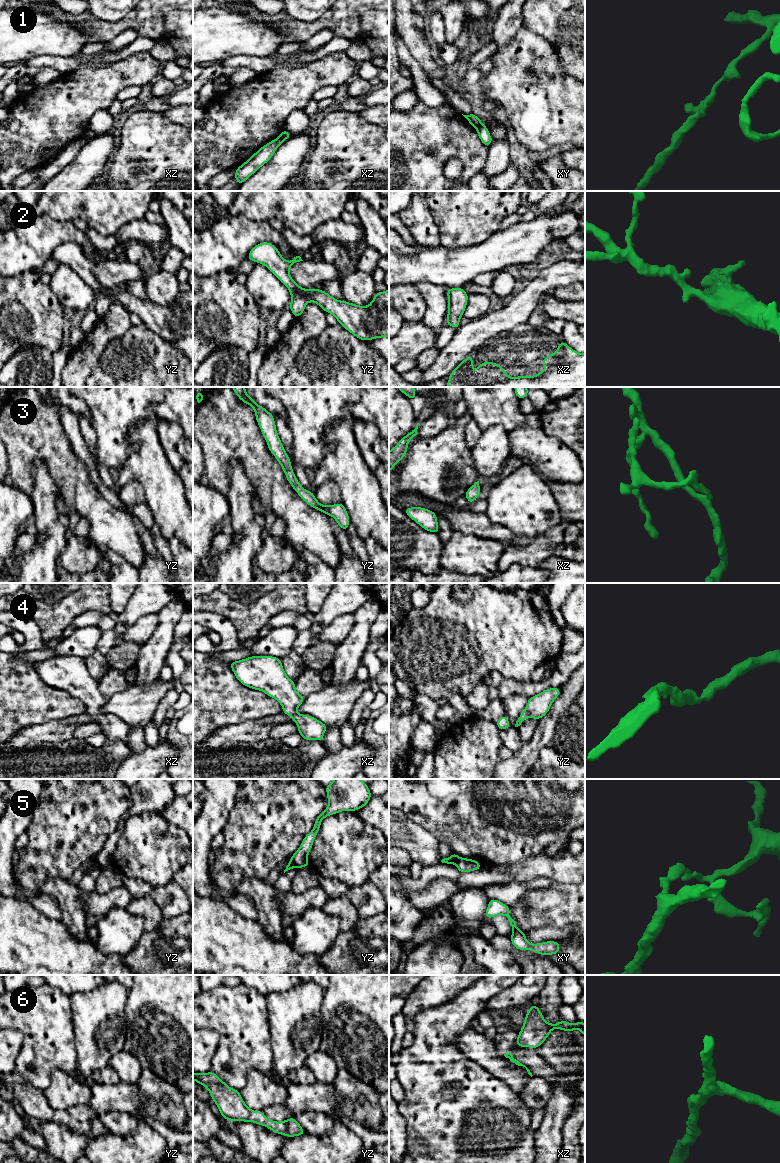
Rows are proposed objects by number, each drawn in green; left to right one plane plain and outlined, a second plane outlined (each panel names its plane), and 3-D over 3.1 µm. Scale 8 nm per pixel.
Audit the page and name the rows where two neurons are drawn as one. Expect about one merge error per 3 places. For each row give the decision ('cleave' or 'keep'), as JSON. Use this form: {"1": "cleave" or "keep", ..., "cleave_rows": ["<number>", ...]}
{"1": "cleave", "2": "keep", "3": "keep", "4": "keep", "5": "cleave", "6": "keep", "cleave_rows": ["1", "5"]}

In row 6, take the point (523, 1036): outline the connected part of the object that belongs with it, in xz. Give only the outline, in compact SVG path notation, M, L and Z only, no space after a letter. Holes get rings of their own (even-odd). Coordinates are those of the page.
M530 1005L530 1009L526 1012L524 1024L521 1027L522 1030L518 1033L516 1040L518 1047L536 1049L547 1039L553 1029L560 1029L570 1033L574 1029L579 1029L585 1036L585 1023L577 1021L571 1024L565 1020L561 1020L556 1024L548 1023L544 1020L544 1016L537 1005Z

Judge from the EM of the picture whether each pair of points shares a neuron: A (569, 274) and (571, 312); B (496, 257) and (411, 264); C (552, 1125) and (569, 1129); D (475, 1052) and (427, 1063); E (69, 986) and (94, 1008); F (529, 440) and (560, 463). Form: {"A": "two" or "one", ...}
{"A": "two", "B": "one", "C": "two", "D": "two", "E": "two", "F": "one"}

